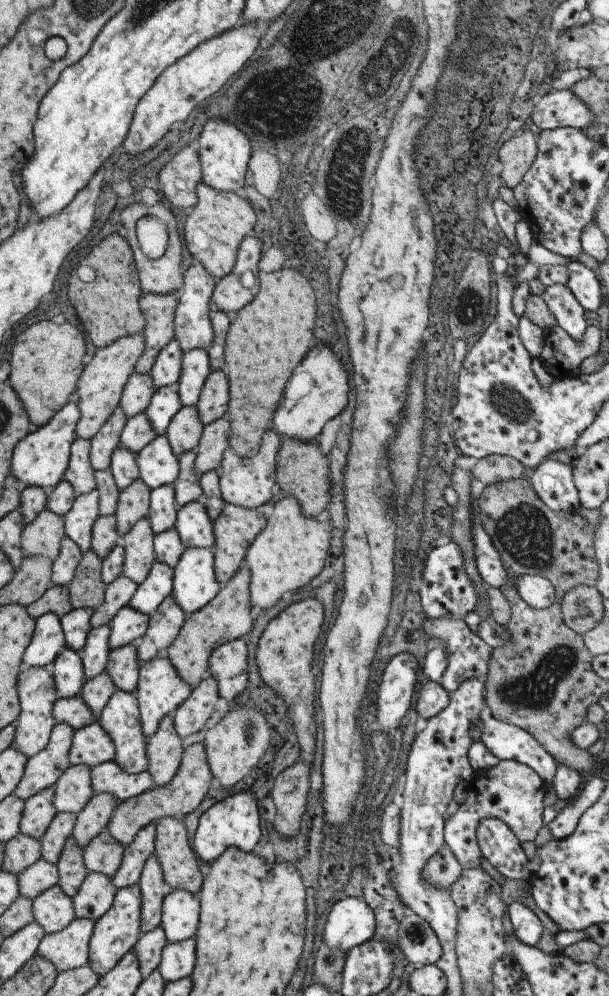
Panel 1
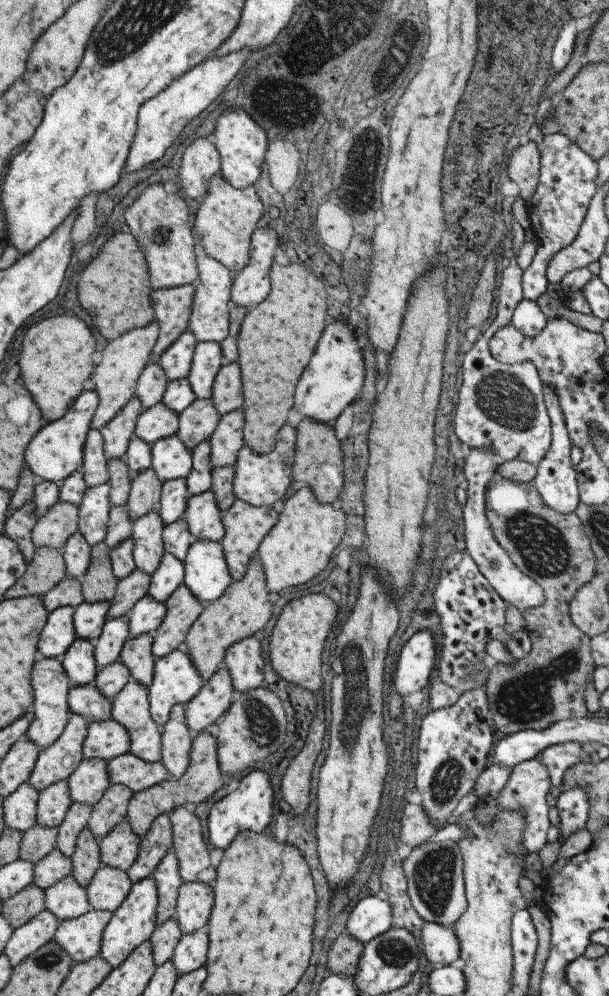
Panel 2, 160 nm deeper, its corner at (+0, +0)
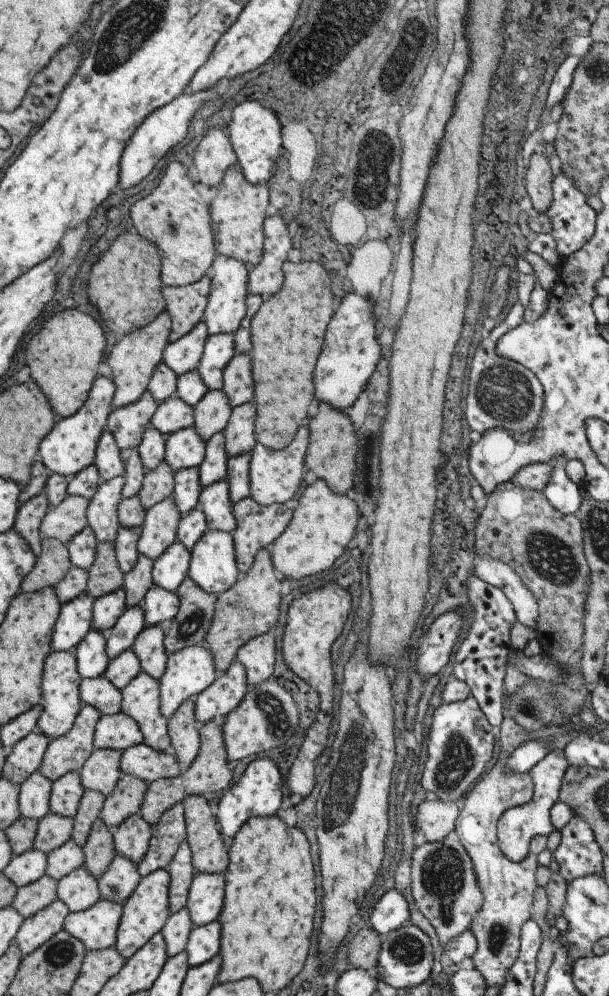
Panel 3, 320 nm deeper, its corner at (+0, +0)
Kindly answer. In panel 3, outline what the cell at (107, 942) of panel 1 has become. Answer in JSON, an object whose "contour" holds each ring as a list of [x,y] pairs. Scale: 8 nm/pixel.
{"contour":[[[165,869],[150,872],[141,877],[135,890],[124,900],[122,913],[116,930],[113,946],[127,960],[143,946],[156,932],[160,932],[170,912],[168,909],[169,873]]]}

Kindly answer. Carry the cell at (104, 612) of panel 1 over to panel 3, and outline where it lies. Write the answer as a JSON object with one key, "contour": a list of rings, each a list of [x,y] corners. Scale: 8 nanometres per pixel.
{"contour":[[[137,555],[134,567],[123,574],[122,588],[126,608],[141,604],[152,582],[152,560],[147,556]]]}

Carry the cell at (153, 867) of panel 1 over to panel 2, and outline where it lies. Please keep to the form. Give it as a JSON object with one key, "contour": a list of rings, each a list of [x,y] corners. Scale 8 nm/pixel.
{"contour":[[[169,849],[168,853],[160,860],[160,863],[152,872],[156,884],[158,903],[156,906],[156,926],[175,914],[178,888],[182,878],[178,871],[178,862],[174,852]]]}

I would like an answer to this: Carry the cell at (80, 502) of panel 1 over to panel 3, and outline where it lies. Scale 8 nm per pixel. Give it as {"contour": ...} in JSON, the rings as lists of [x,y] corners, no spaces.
{"contour":[[[123,475],[99,482],[95,494],[88,500],[86,524],[91,527],[97,542],[113,541],[116,537],[120,527],[116,510],[122,499],[123,485]]]}

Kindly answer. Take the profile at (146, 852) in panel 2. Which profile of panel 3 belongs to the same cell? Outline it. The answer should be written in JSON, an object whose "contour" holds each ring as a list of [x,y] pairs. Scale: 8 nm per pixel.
{"contour":[[[183,800],[169,807],[152,826],[152,835],[147,850],[137,863],[137,870],[141,877],[150,872],[165,869],[171,862],[175,851],[185,840],[186,828],[182,802]]]}

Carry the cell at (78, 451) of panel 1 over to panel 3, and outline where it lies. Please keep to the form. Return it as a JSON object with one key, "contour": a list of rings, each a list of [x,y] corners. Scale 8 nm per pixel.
{"contour":[[[106,428],[98,438],[92,463],[97,467],[98,480],[101,483],[124,474],[120,448],[116,445],[112,432],[109,432]]]}

